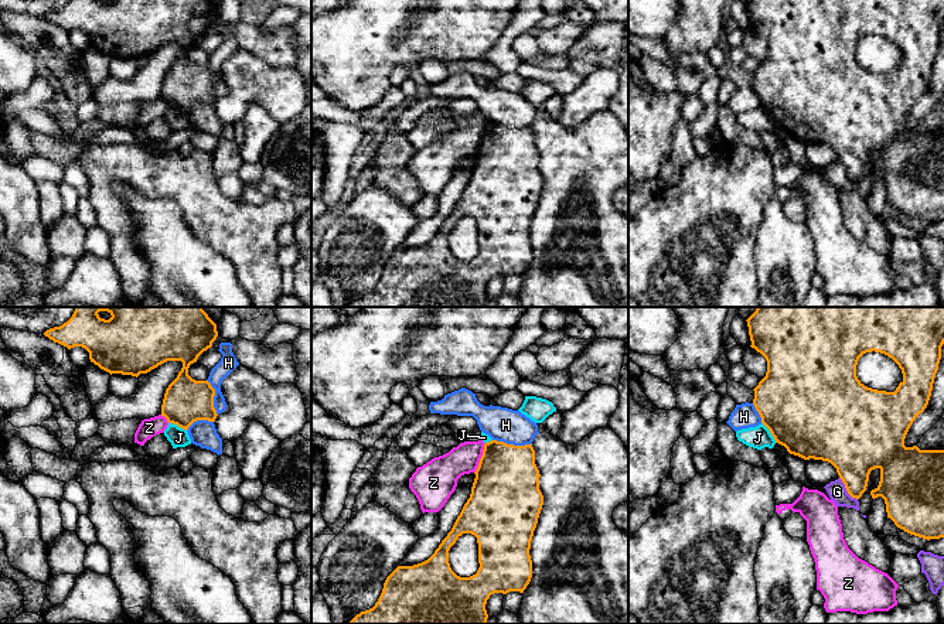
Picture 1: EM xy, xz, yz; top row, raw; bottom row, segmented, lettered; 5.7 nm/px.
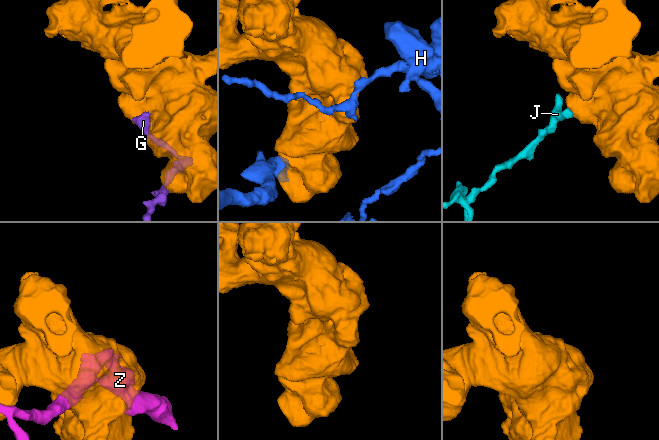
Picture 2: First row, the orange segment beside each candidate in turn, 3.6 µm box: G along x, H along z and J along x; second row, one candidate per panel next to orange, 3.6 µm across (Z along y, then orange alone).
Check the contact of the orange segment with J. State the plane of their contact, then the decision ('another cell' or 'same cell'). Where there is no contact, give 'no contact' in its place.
yz | another cell

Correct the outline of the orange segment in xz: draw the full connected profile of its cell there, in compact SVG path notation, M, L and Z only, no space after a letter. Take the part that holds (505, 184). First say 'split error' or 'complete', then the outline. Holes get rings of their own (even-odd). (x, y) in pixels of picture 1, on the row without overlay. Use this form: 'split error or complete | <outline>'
complete | M491 123L484 127L483 139L474 157L476 161L470 181L434 236L422 246L398 249L386 260L375 289L357 297L350 307L485 307L488 301L485 287L491 277L524 276L532 260L529 232L543 188L543 178L539 173L541 157L535 147L535 133L532 127L514 129ZM463 216L474 218L478 226L480 250L470 260L457 259L449 246L449 233Z

